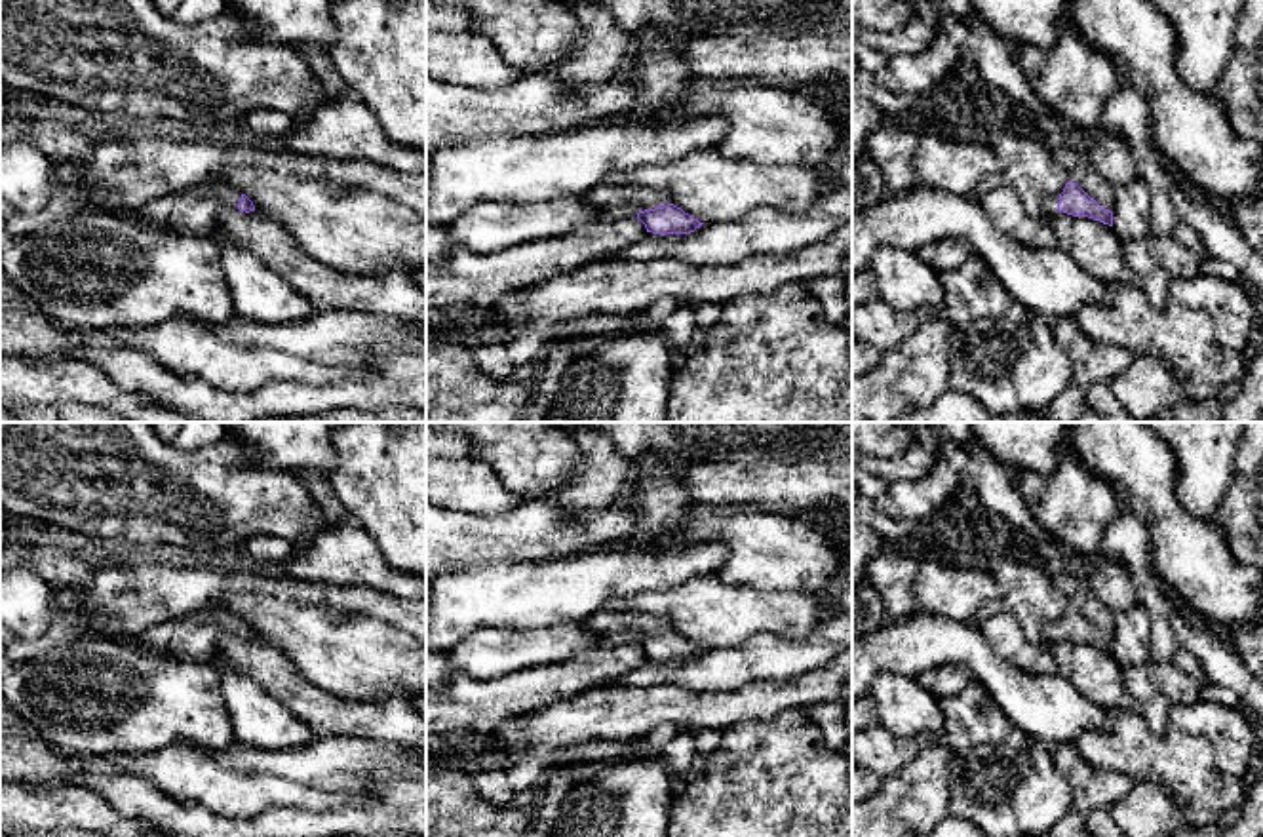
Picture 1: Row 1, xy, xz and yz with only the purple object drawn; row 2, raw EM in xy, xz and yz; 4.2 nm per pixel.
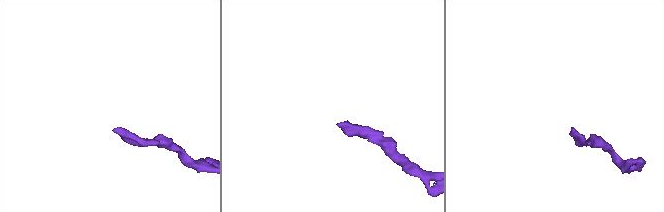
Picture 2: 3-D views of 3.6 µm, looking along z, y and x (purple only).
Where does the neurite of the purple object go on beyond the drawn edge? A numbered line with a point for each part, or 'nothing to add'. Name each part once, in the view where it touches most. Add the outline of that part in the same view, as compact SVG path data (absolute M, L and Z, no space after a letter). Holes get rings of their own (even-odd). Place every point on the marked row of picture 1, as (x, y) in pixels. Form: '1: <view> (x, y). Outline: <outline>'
1: xz (615, 202). Outline: M599 185L584 194L584 202L590 207L601 209L607 221L616 221L624 215L664 207L670 204L670 194L647 186Z

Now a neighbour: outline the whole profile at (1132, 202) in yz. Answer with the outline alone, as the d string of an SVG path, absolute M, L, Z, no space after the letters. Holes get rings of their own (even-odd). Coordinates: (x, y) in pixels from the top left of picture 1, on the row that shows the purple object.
M1136 177L1126 185L1113 186L1113 228L1120 238L1145 240L1151 234L1149 185Z

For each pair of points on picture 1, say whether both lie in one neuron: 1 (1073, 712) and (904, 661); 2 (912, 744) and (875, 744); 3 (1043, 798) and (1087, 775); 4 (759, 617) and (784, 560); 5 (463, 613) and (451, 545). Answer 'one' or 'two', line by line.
1: one
2: one
3: two
4: two
5: two

